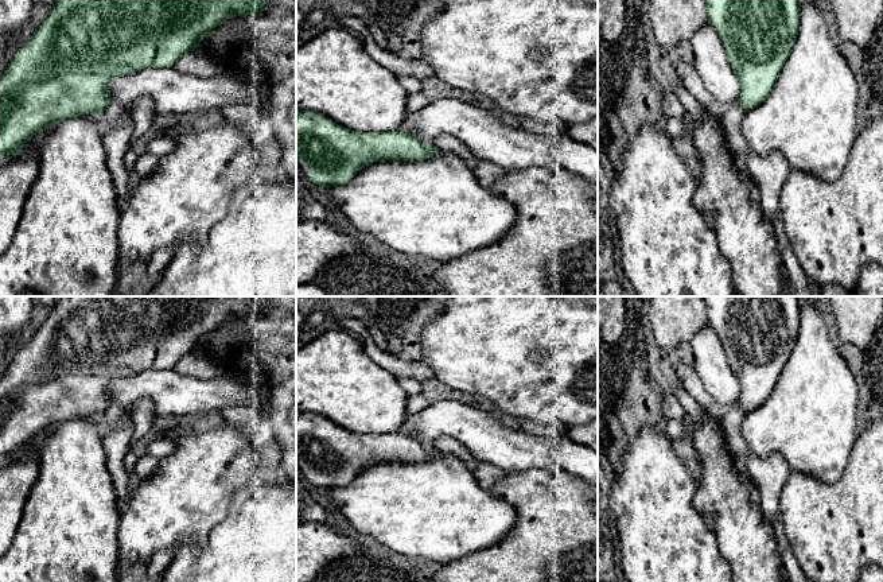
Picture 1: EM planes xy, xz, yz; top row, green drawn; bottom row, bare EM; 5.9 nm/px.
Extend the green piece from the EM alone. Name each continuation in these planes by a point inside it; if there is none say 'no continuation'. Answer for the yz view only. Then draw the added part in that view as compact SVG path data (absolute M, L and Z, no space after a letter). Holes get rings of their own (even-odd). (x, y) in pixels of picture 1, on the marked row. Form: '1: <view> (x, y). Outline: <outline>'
no continuation

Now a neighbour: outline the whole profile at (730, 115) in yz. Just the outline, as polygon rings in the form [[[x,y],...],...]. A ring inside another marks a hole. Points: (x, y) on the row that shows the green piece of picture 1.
[[[692,62],[677,63],[677,73],[682,79],[684,88],[695,97],[700,106],[719,120],[720,127],[726,135],[726,146],[730,150],[734,160],[734,167],[747,176],[751,198],[754,202],[759,203],[761,198],[758,185],[746,168],[746,158],[751,150],[740,129],[744,109],[739,105],[738,101],[716,101],[713,96],[705,89]]]

